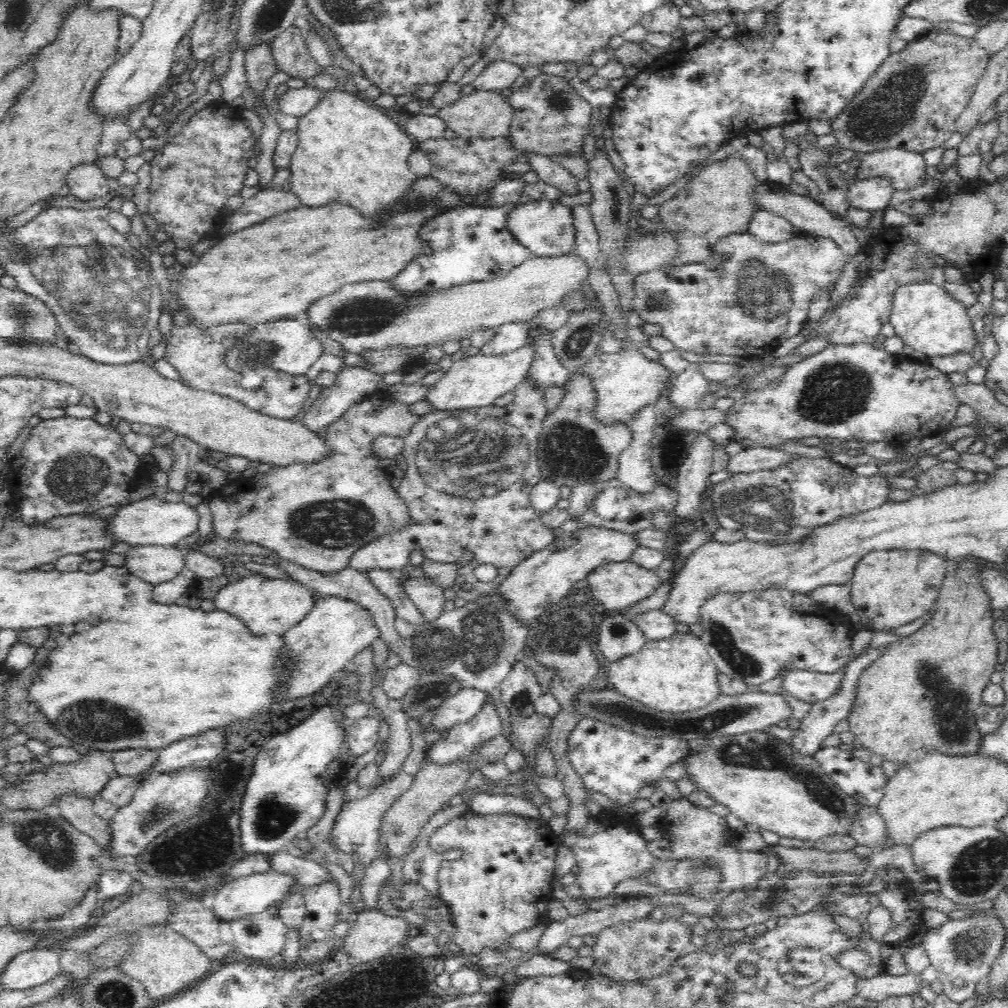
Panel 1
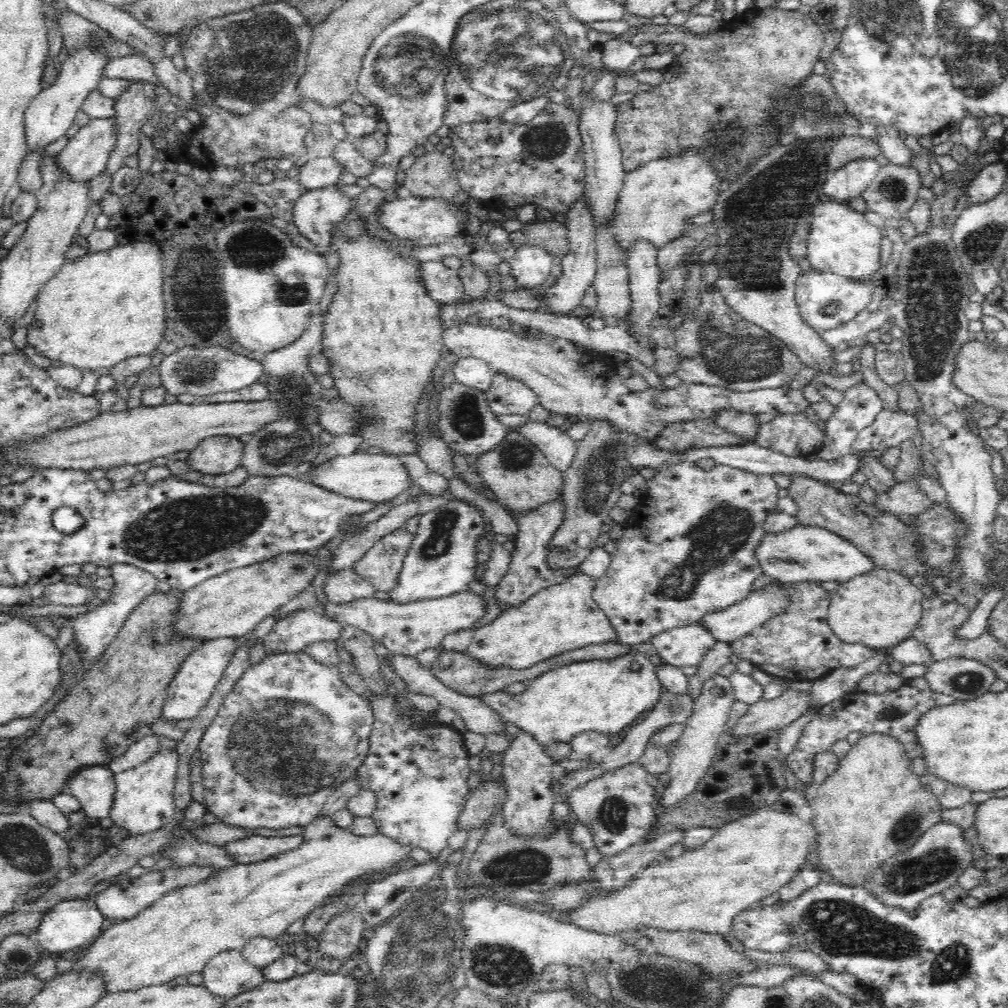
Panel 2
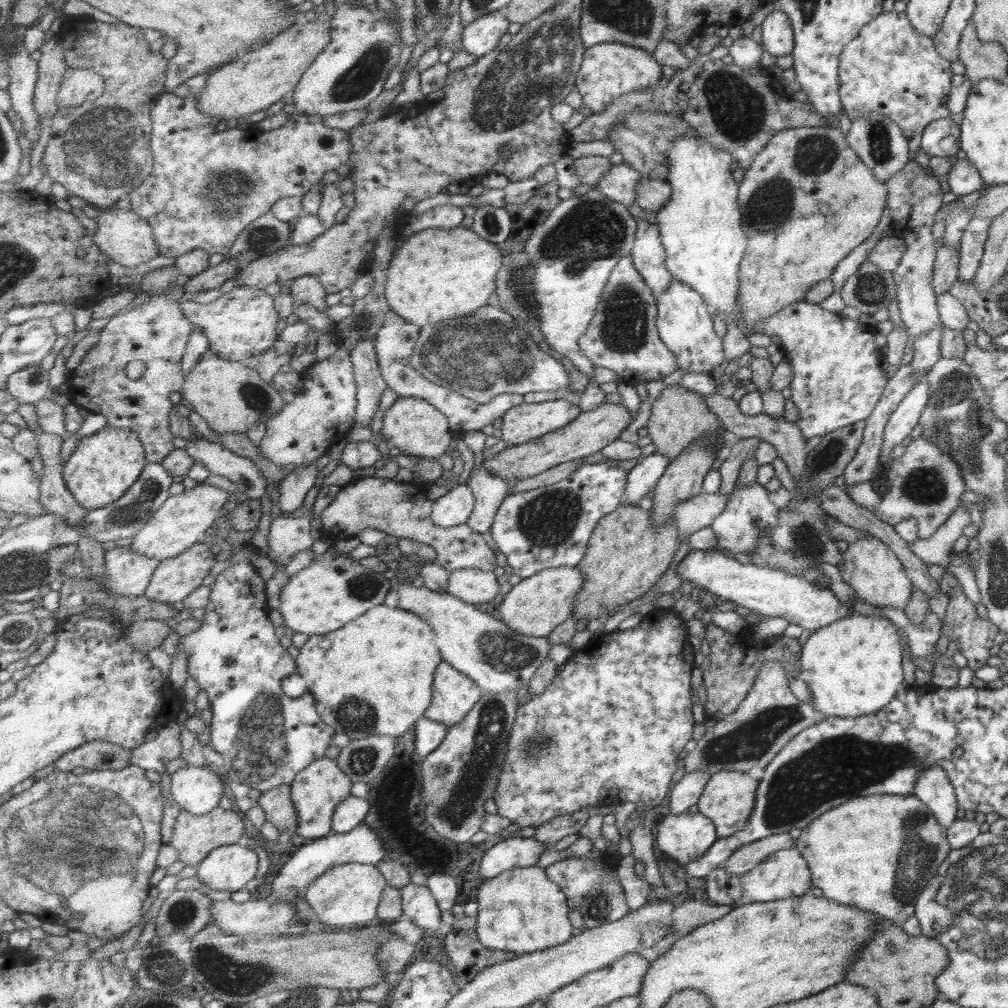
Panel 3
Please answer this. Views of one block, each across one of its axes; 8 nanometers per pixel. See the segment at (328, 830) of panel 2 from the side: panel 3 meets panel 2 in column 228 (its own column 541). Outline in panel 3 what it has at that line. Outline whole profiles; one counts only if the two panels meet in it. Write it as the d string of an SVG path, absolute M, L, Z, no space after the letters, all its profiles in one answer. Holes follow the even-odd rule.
M515 867L494 879L481 880L477 885L476 931L487 948L524 955L557 947L573 938L566 892L550 879L546 868Z

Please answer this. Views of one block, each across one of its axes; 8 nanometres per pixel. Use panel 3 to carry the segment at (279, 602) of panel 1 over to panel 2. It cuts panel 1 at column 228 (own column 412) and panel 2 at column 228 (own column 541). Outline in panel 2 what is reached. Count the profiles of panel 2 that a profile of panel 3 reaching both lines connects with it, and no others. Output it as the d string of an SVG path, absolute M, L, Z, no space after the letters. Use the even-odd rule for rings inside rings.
M234 637L208 640L197 647L179 666L175 678L167 689L167 698L163 706L163 717L167 720L193 719L221 683L225 670L234 654L239 650Z

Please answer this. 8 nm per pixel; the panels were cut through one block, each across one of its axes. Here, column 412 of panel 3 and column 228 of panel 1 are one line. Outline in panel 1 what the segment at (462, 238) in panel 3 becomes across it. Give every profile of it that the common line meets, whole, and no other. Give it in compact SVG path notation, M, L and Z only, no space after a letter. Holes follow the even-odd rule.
M430 175L417 178L396 204L388 206L386 210L378 210L372 216L364 216L362 212L338 200L332 200L318 208L303 205L302 208L278 214L265 222L232 232L226 240L221 239L222 242L218 246L214 244L210 247L212 250L208 249L208 254L202 255L204 258L195 258L192 263L182 268L176 294L178 304L184 303L190 310L190 315L197 320L197 324L204 328L224 323L246 322L258 325L280 319L294 319L302 312L308 313L318 299L338 291L338 288L346 284L382 280L390 283L392 278L405 271L408 264L418 256L430 256L434 252L432 246L420 236L420 230L426 222L461 207L498 207L493 203L492 190L493 188L478 190L475 196L467 201L467 196L462 191L447 188L440 180Z

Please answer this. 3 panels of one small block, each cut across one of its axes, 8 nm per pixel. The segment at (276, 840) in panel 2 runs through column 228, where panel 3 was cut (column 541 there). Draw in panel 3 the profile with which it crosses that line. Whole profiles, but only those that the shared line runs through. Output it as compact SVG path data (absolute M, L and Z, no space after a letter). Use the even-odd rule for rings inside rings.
M516 835L499 841L485 852L480 865L480 879L494 879L515 867L535 866L547 848L551 847L534 837Z

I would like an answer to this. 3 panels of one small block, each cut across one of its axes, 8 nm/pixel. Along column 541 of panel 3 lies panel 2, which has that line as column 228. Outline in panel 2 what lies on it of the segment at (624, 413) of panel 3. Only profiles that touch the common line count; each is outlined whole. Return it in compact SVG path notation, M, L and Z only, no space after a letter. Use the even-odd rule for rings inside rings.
M213 436L201 440L186 461L190 470L206 475L225 475L240 466L244 446L239 437Z

